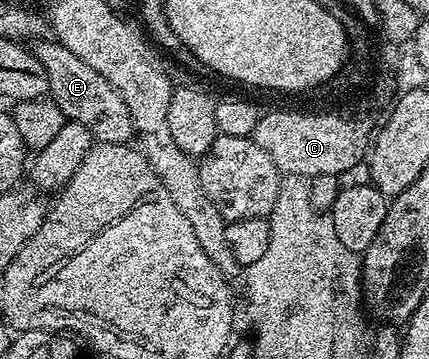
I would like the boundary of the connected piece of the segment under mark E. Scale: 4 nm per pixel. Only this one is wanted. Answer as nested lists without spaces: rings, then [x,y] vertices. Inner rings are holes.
[[[54,38],[36,42],[33,50],[41,65],[45,65],[49,77],[49,97],[61,109],[64,120],[85,125],[101,143],[132,142],[135,126],[129,105],[125,105],[121,93],[117,93],[117,89],[113,89],[113,85],[109,85],[109,81],[105,81],[93,65],[85,65],[73,49],[65,49],[65,45]]]

